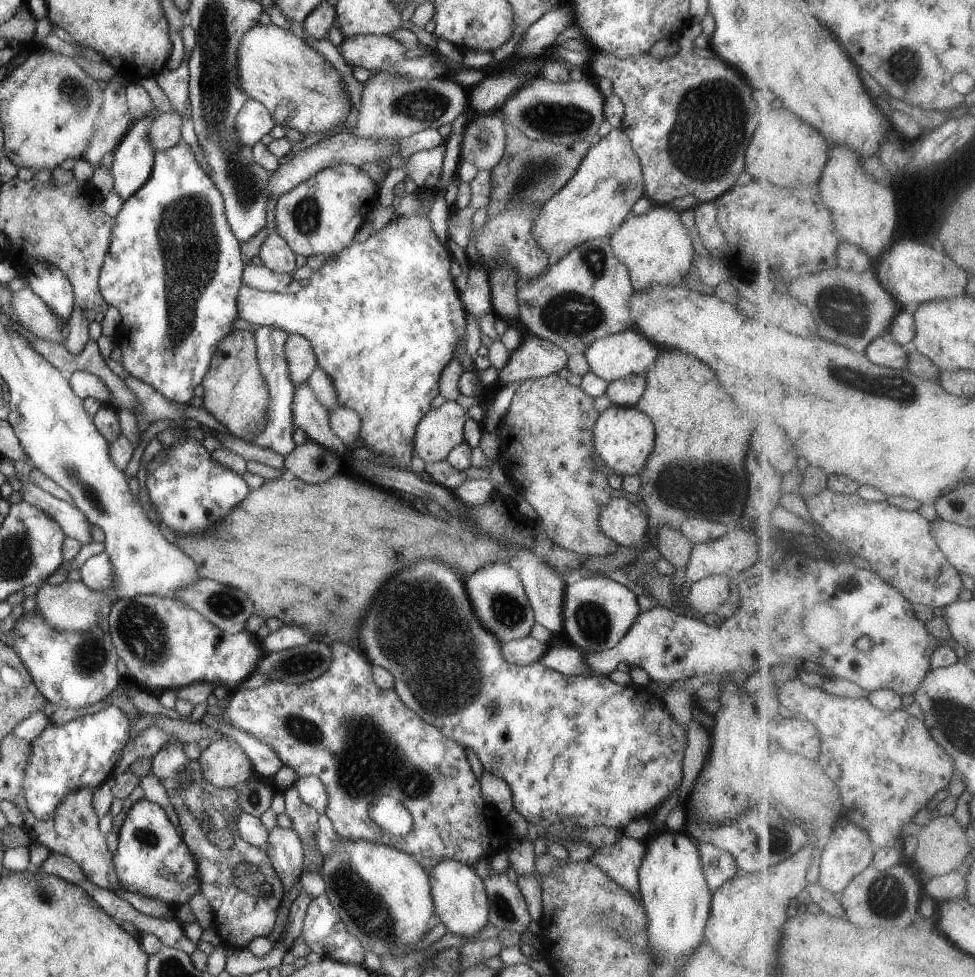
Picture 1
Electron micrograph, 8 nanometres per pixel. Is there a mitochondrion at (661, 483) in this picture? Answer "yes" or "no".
yes

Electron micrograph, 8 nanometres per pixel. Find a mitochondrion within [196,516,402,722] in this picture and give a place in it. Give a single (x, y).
(298, 665)

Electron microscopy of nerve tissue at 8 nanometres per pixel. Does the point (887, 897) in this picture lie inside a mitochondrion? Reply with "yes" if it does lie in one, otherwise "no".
yes

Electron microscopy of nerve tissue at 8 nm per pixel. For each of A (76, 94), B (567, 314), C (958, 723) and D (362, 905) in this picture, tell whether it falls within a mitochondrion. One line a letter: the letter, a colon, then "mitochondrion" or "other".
A: mitochondrion
B: mitochondrion
C: mitochondrion
D: mitochondrion

